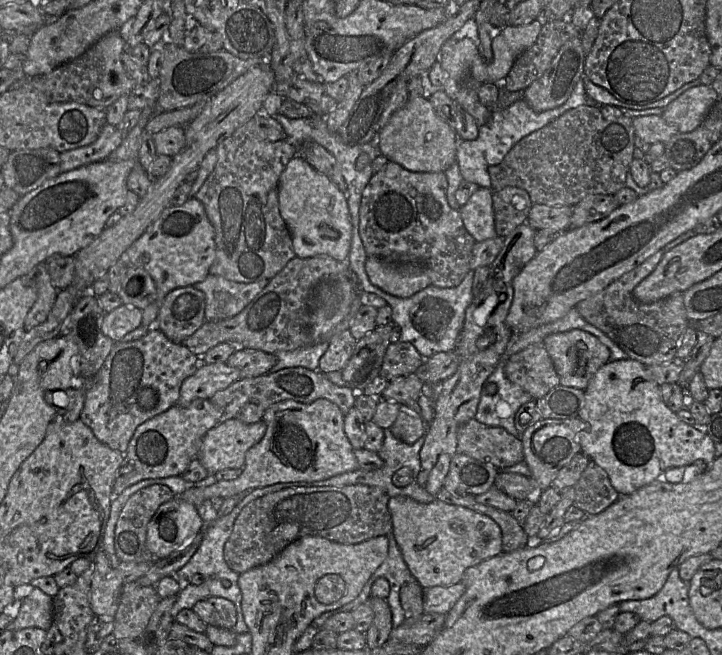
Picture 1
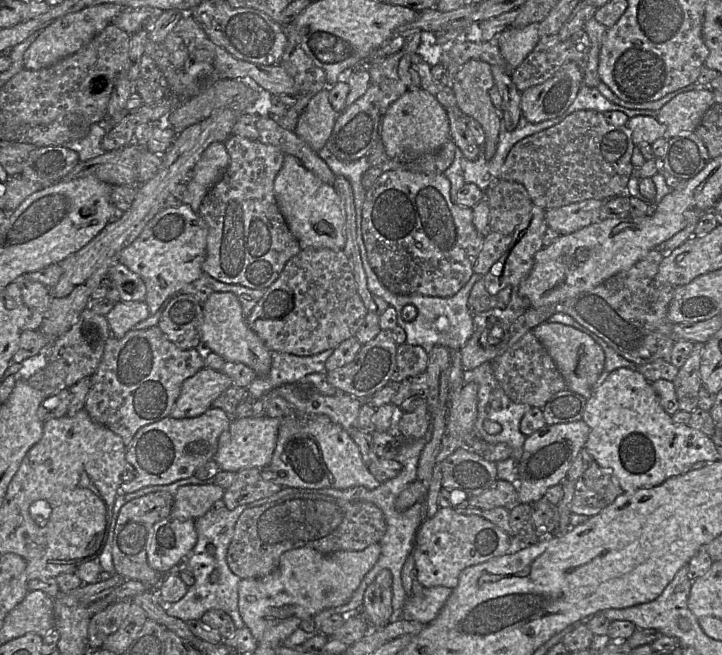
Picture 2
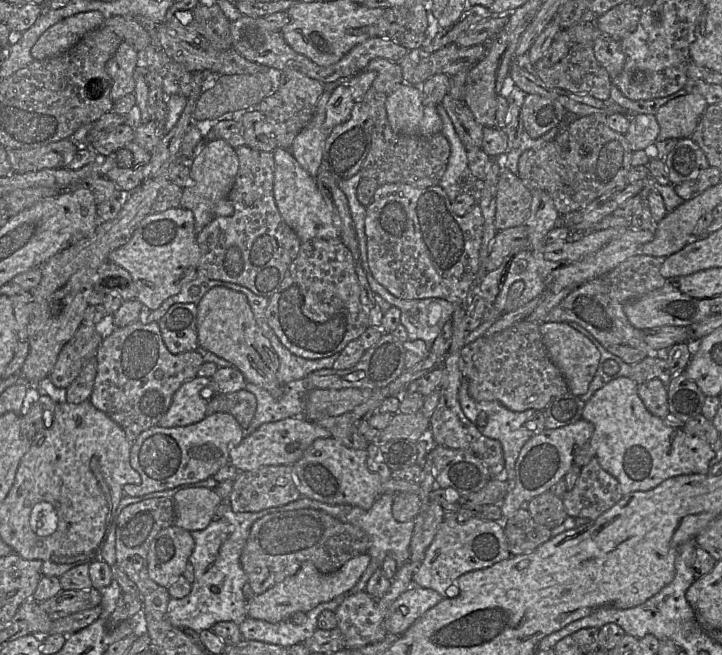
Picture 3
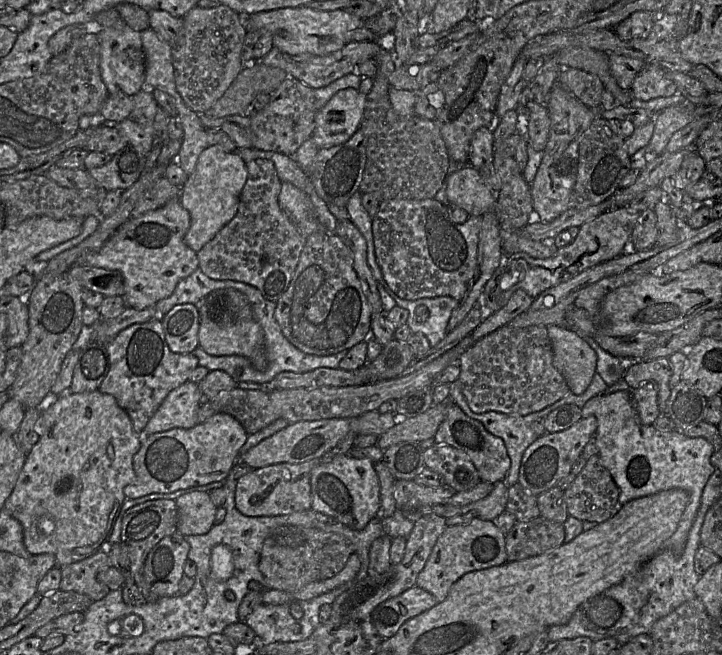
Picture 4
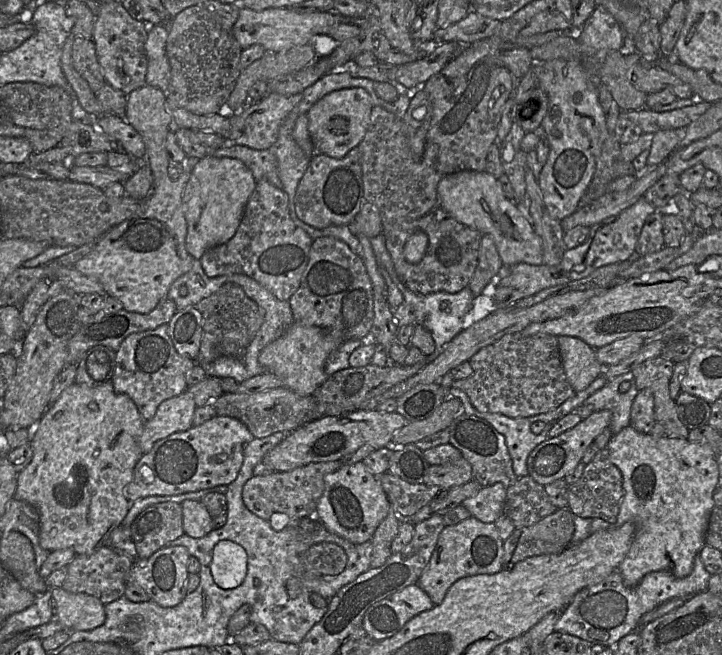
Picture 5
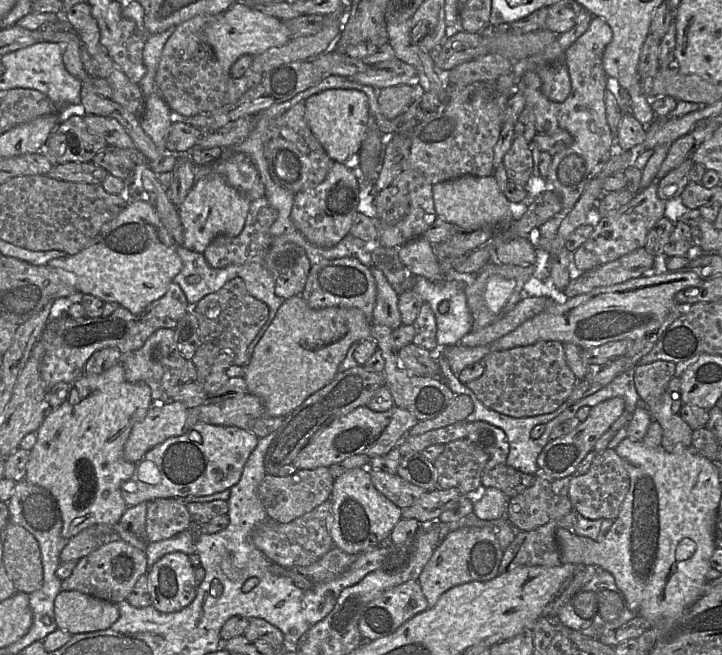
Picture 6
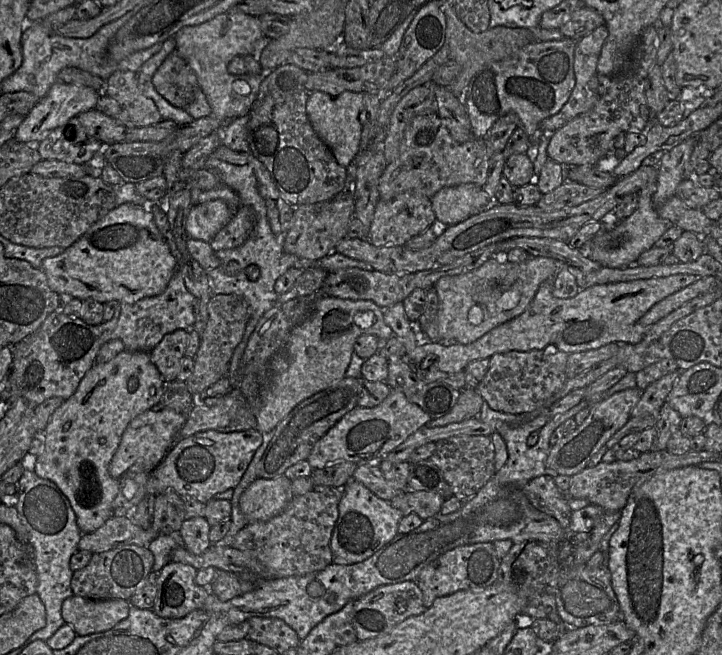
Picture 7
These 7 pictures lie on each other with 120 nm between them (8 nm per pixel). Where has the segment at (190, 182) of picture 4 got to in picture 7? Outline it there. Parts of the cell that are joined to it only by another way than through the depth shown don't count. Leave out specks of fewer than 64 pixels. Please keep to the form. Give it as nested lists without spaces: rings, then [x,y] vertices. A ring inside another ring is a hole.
[[[221,200],[207,201],[192,206],[187,216],[185,232],[188,239],[210,244],[215,235],[232,219],[229,206]]]

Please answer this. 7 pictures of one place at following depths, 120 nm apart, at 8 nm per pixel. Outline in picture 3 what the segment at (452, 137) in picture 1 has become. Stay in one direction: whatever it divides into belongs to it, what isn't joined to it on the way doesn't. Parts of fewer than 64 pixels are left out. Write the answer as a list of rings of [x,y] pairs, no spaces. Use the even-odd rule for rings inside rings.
[[[402,83],[386,99],[386,112],[392,129],[401,134],[428,136],[442,131],[435,105],[426,103],[419,86]]]

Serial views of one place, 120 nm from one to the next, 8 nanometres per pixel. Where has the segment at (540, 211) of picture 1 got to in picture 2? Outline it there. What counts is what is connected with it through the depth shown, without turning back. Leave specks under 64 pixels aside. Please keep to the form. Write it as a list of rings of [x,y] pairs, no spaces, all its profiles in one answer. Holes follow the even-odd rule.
[[[587,199],[545,212],[549,228],[560,235],[570,234],[599,221],[600,209],[604,200]]]

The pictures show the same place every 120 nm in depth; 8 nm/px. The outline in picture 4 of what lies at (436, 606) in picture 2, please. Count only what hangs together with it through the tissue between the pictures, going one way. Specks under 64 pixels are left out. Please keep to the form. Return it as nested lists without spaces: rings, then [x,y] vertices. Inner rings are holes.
[[[414,586],[379,604],[371,613],[371,620],[383,639],[394,636],[409,619],[434,607],[438,601],[426,590]]]

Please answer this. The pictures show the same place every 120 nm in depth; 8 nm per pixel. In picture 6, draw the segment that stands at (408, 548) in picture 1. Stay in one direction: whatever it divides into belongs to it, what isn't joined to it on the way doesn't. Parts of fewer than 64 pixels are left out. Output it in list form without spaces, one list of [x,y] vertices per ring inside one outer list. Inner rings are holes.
[[[492,527],[462,528],[449,533],[438,545],[418,578],[429,608],[447,590],[472,581],[488,581],[499,575],[503,550]]]

